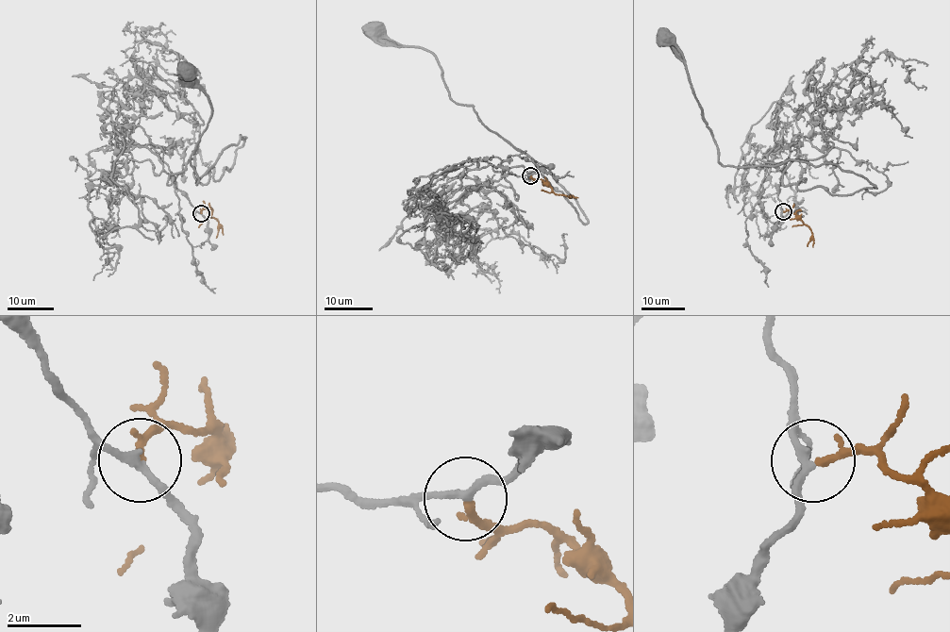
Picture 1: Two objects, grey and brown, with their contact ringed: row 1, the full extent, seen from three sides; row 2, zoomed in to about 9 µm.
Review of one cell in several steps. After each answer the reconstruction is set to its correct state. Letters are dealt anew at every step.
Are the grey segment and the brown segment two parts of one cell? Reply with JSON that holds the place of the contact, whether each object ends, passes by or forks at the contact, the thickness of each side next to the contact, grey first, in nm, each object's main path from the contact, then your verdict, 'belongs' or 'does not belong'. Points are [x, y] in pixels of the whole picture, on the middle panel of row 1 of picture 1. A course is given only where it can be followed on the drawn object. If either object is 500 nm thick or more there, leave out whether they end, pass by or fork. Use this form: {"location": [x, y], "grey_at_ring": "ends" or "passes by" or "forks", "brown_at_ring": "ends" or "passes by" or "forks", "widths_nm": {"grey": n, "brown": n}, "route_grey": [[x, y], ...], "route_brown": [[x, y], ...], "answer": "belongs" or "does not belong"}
{"location": [530, 175], "grey_at_ring": "passes by", "brown_at_ring": "ends", "widths_nm": {"grey": 190, "brown": 200}, "route_grey": [[531, 175], [447, 178], [468, 158], [522, 166], [587, 222], [449, 97], [433, 55], [375, 31]], "route_brown": [[531, 175], [541, 179], [552, 191], [571, 197]], "answer": "belongs"}

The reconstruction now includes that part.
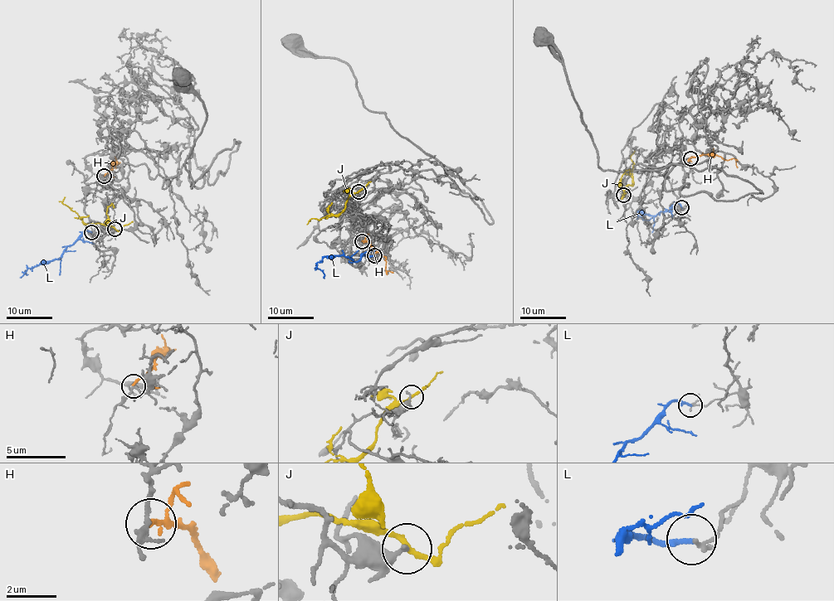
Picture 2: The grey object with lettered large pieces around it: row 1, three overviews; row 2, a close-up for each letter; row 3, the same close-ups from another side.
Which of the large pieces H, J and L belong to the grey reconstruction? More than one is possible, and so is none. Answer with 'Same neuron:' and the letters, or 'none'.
Same neuron: H

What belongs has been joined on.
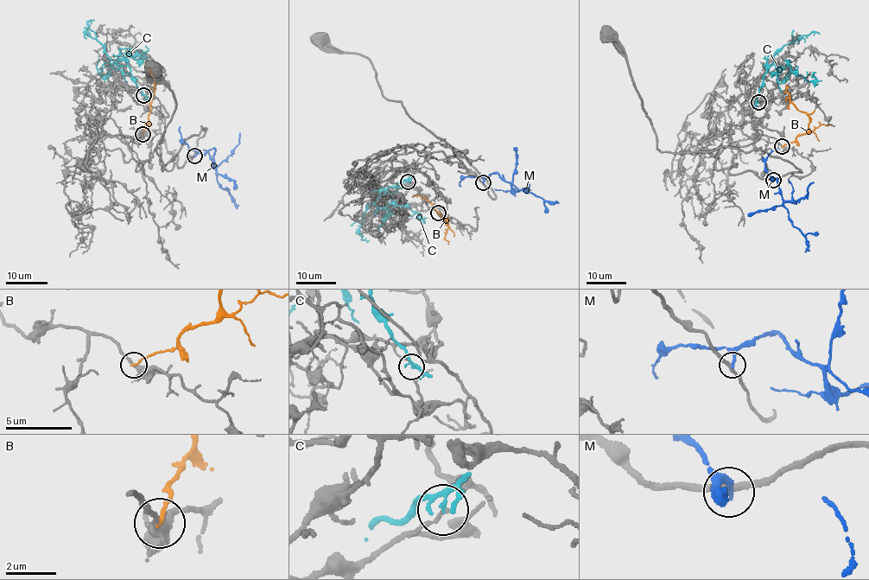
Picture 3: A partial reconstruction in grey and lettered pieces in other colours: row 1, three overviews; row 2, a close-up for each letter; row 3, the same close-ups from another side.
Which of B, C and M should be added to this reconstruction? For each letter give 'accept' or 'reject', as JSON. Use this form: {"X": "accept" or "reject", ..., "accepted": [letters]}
{"B": "reject", "C": "reject", "M": "reject", "accepted": []}

